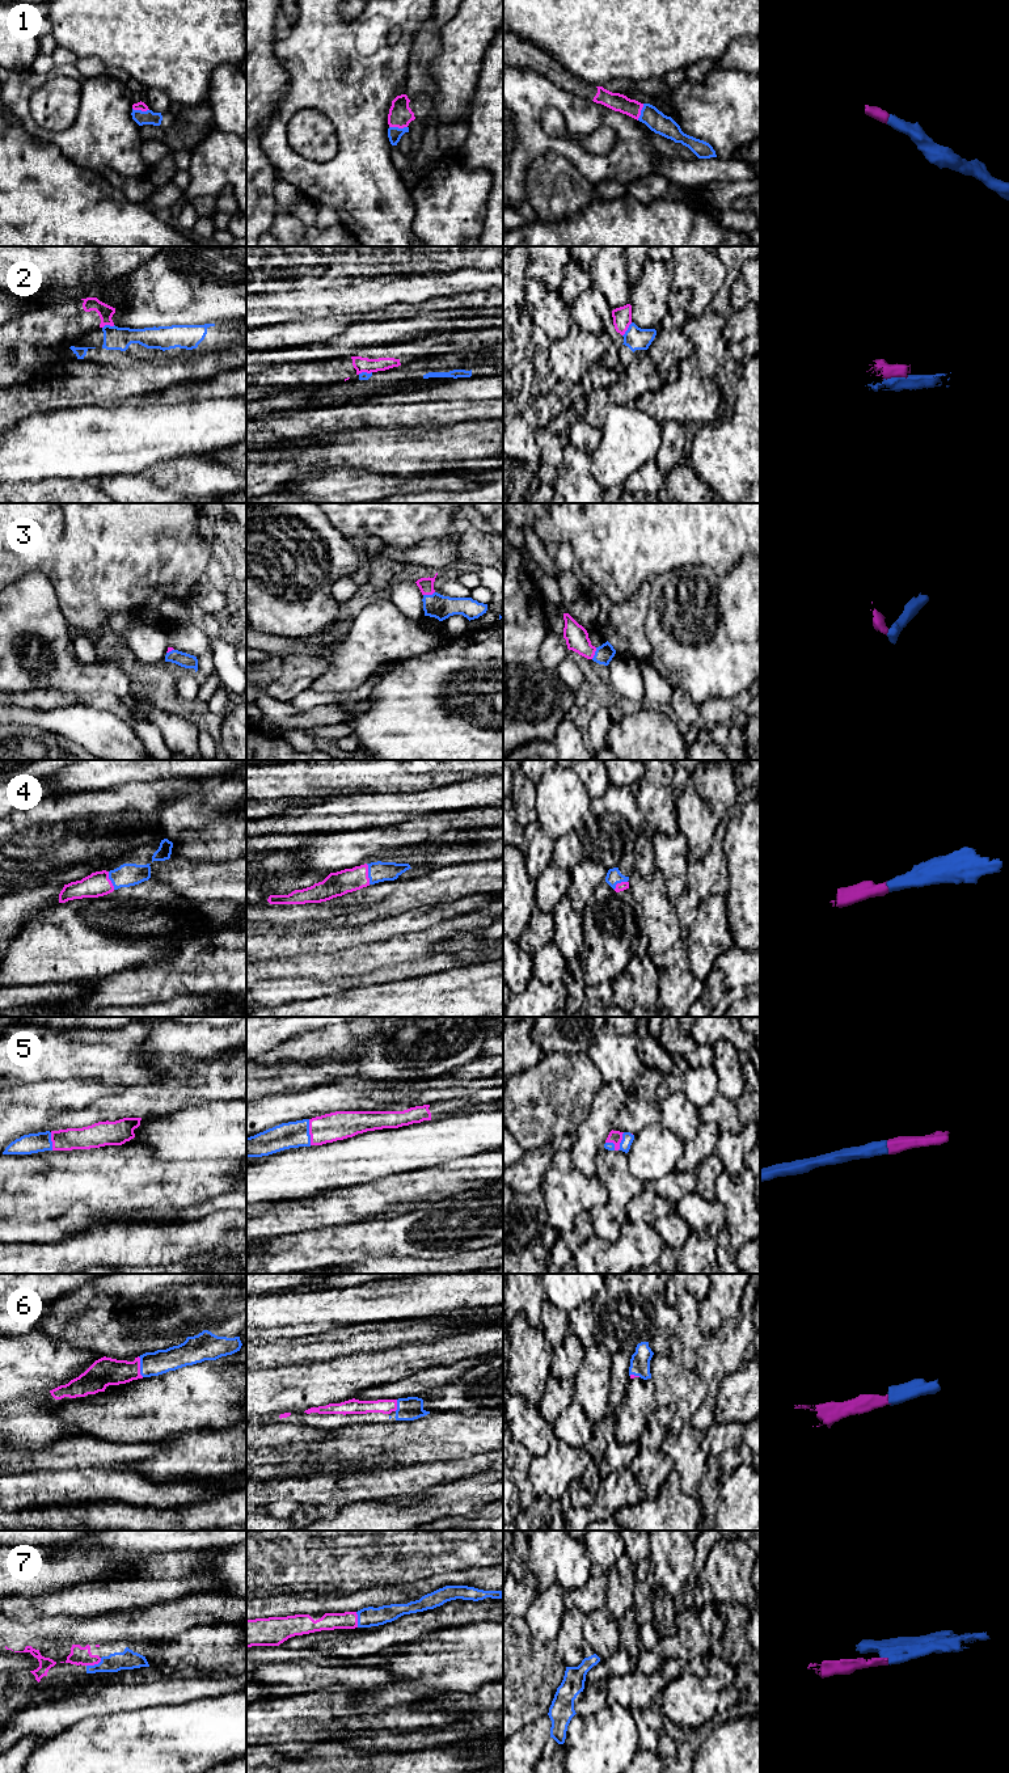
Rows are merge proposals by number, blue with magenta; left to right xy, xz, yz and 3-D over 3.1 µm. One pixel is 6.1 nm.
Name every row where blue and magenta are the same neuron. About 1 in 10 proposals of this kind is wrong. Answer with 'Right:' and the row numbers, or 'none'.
Right: 1, 3, 4, 5, 6, 7

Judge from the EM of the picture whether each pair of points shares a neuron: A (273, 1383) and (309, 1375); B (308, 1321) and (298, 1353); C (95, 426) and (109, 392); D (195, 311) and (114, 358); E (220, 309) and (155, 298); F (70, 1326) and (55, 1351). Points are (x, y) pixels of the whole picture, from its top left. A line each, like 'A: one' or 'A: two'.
A: one
B: two
C: two
D: two
E: one
F: two

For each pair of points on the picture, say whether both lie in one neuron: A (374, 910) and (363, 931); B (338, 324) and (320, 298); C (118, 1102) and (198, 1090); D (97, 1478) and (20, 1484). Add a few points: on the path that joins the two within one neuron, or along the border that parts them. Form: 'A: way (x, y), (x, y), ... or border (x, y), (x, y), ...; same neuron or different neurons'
A: border (399, 914), (349, 925); different neurons
B: border (363, 313), (304, 319); different neurons
C: way (138, 1100), (150, 1100), (178, 1090); same neuron
D: way (77, 1484), (39, 1484); same neuron

